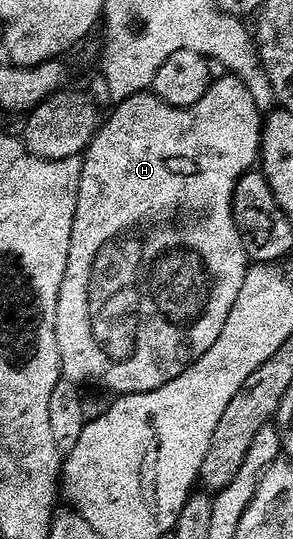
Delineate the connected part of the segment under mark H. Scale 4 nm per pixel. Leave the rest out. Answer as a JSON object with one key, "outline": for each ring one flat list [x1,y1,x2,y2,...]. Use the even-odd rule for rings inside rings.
{"outline":[[225,75,225,80,217,79,212,87,192,108,175,108,161,100,155,94,141,94,132,96,129,100,119,101,115,105,116,113,112,117,103,121,102,127,97,131,95,139,89,146,86,155,83,157,84,169,80,179,80,197,78,198,78,210,76,211,76,221,74,222,74,234,72,235,72,245,70,246,70,262,66,270,66,278,62,282,62,294,58,302,58,350,60,351,60,371,63,379,72,380,79,386,86,384,97,384,100,388,105,388,108,392,116,392,120,396,133,396,143,392,153,392,178,378,191,364,201,360,210,350,209,344,128,344,134,336,144,336,144,322,156,320,156,314,164,316,174,310,176,312,176,324,196,320,204,308,208,308,208,302,216,304,224,300,224,316,230,318,230,310,234,310,234,302,238,302,238,294,242,294,244,279,250,267,248,251,244,248,244,239,240,236,240,231,236,225,236,219,232,213,232,203,236,193,236,184,244,175,253,171,255,162,262,152,262,113,254,102,250,90,246,85,237,80,235,76],[98,278,112,278,110,282,110,292,122,292,122,336,116,336,114,340,106,344,94,344,90,336,78,336,78,332,88,332,80,328,94,328,94,326,82,326,82,324,92,324,92,322,80,322,88,320,92,316,90,298,98,292,98,286,92,288,94,280]]}

